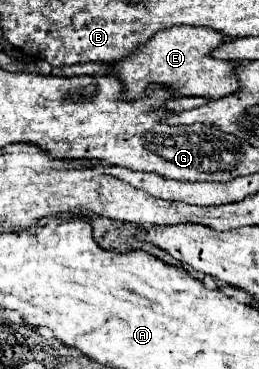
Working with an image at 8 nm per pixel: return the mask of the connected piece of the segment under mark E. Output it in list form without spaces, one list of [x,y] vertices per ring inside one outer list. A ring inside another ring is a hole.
[[[192,25],[170,27],[158,31],[144,47],[140,47],[128,59],[112,63],[112,73],[116,73],[124,81],[126,99],[140,97],[150,83],[164,83],[172,87],[176,93],[186,97],[198,95],[198,97],[220,99],[240,89],[240,83],[236,79],[236,65],[240,63],[212,57],[212,51],[216,51],[220,45],[224,45],[224,35],[216,29],[192,27]]]

